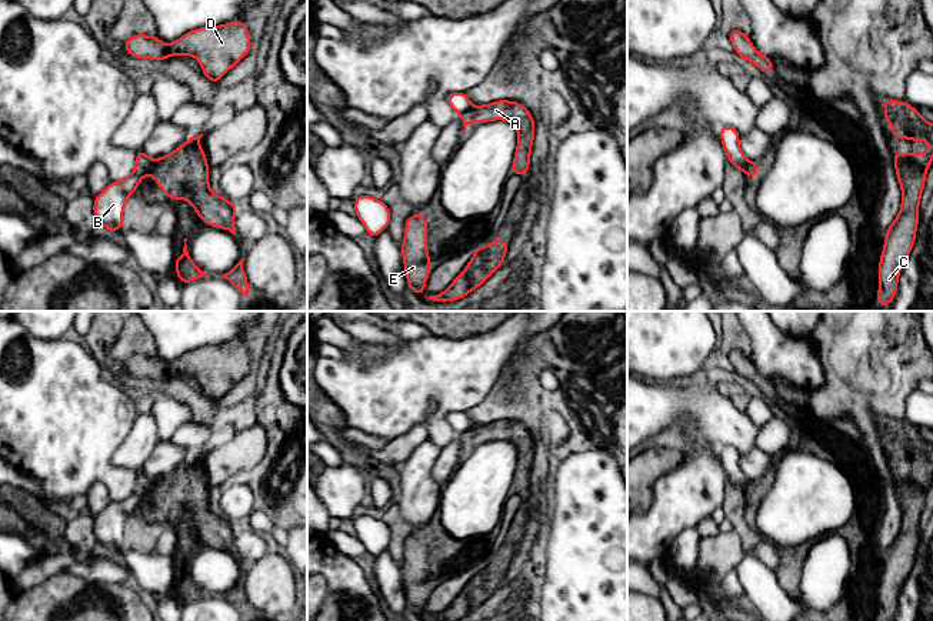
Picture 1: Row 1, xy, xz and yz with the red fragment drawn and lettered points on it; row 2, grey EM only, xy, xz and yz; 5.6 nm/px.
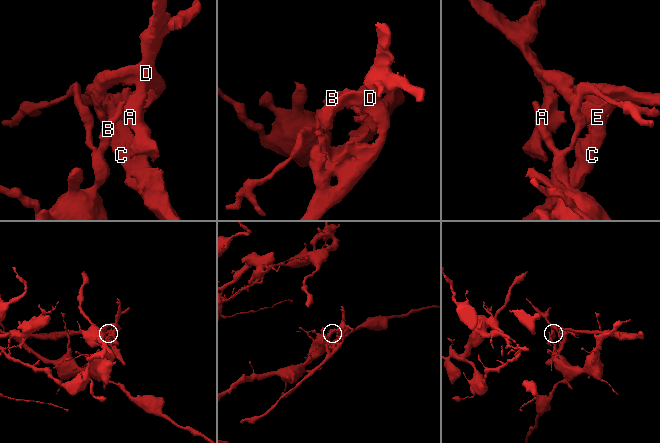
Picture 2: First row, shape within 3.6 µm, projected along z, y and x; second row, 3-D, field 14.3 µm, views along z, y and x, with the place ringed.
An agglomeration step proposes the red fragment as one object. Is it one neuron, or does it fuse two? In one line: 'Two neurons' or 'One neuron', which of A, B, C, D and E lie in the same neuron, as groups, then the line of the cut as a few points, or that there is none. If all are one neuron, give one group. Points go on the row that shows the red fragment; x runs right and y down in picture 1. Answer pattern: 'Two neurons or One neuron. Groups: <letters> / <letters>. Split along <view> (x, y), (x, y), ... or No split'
Two neurons. Groups: A C D E / B. Split along xy (155, 160), (145, 174)

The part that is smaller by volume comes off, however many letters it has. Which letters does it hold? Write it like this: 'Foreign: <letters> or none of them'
Foreign: A, C, D, E

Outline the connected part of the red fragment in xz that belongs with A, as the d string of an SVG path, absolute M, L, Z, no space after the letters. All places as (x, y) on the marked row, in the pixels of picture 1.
M497 100L494 103L472 107L460 114L464 130L469 123L487 123L506 120L517 128L517 150L512 163L512 174L526 176L530 166L532 144L534 141L534 118L517 101Z

